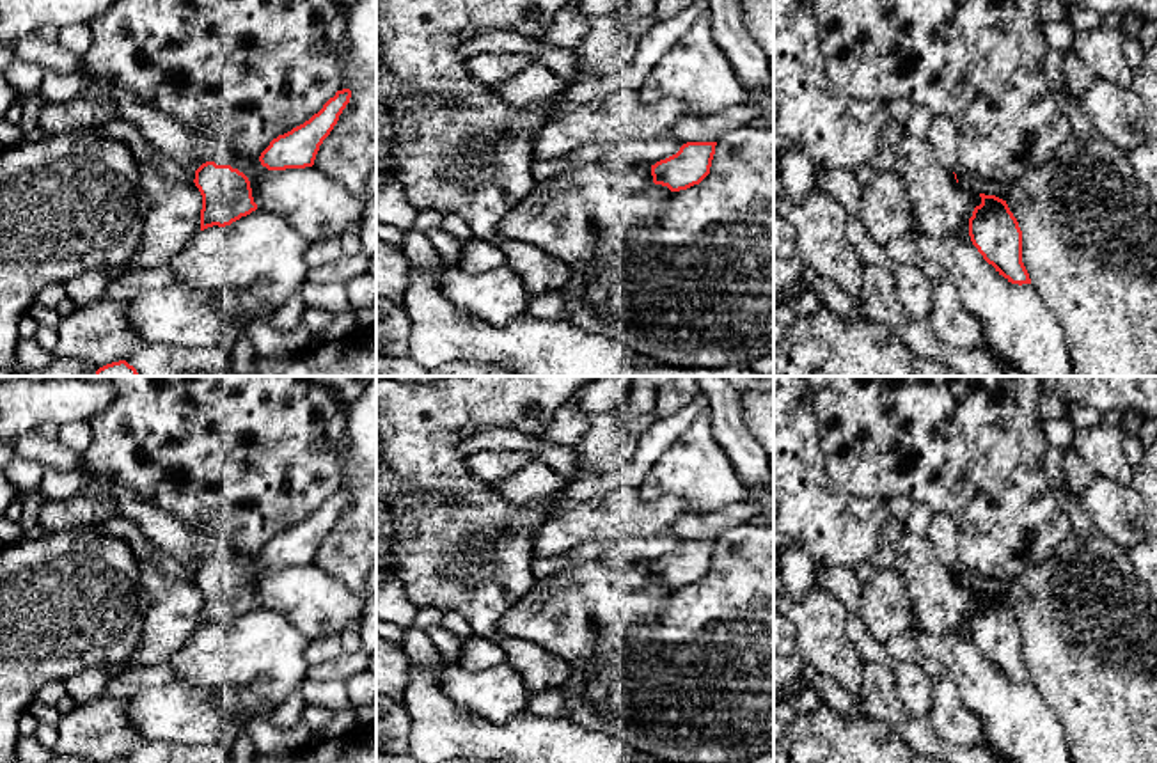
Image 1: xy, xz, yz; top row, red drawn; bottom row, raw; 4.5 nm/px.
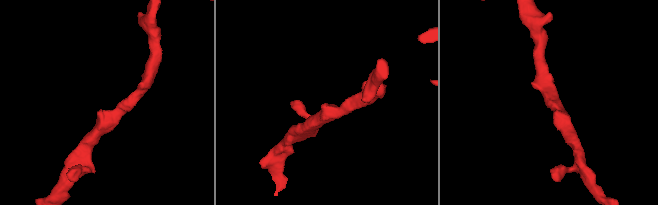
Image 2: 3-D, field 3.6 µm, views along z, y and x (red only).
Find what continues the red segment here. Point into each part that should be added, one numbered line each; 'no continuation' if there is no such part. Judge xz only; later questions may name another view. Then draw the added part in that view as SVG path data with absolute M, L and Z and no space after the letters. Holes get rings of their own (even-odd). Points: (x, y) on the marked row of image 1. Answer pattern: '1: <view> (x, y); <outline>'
no continuation

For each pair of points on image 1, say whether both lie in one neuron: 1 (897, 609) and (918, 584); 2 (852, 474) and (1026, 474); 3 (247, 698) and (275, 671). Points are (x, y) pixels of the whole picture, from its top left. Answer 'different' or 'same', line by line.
1: different
2: same
3: different

